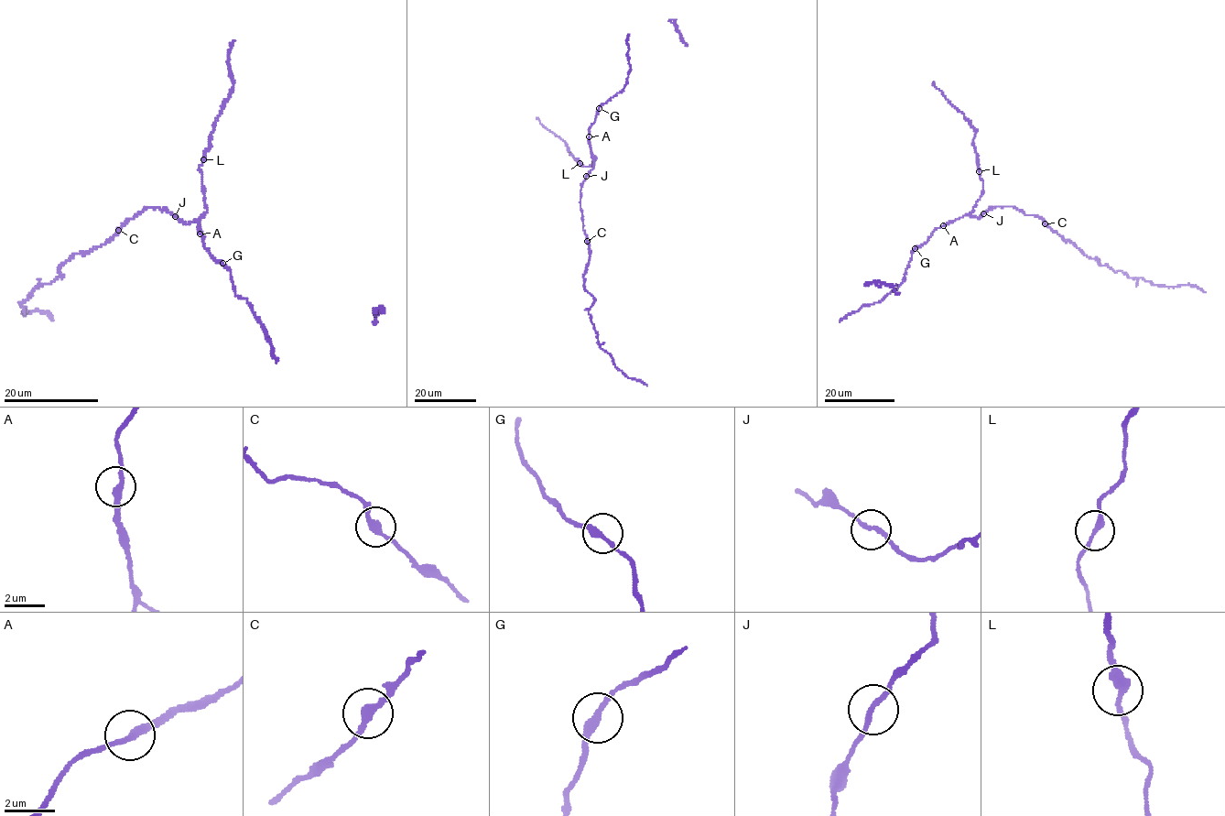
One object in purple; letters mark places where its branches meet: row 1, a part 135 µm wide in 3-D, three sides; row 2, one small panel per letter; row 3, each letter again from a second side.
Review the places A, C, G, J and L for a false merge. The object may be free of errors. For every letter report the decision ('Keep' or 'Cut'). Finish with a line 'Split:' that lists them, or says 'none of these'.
A: Keep
C: Keep
G: Keep
J: Keep
L: Keep
Split: none of these

